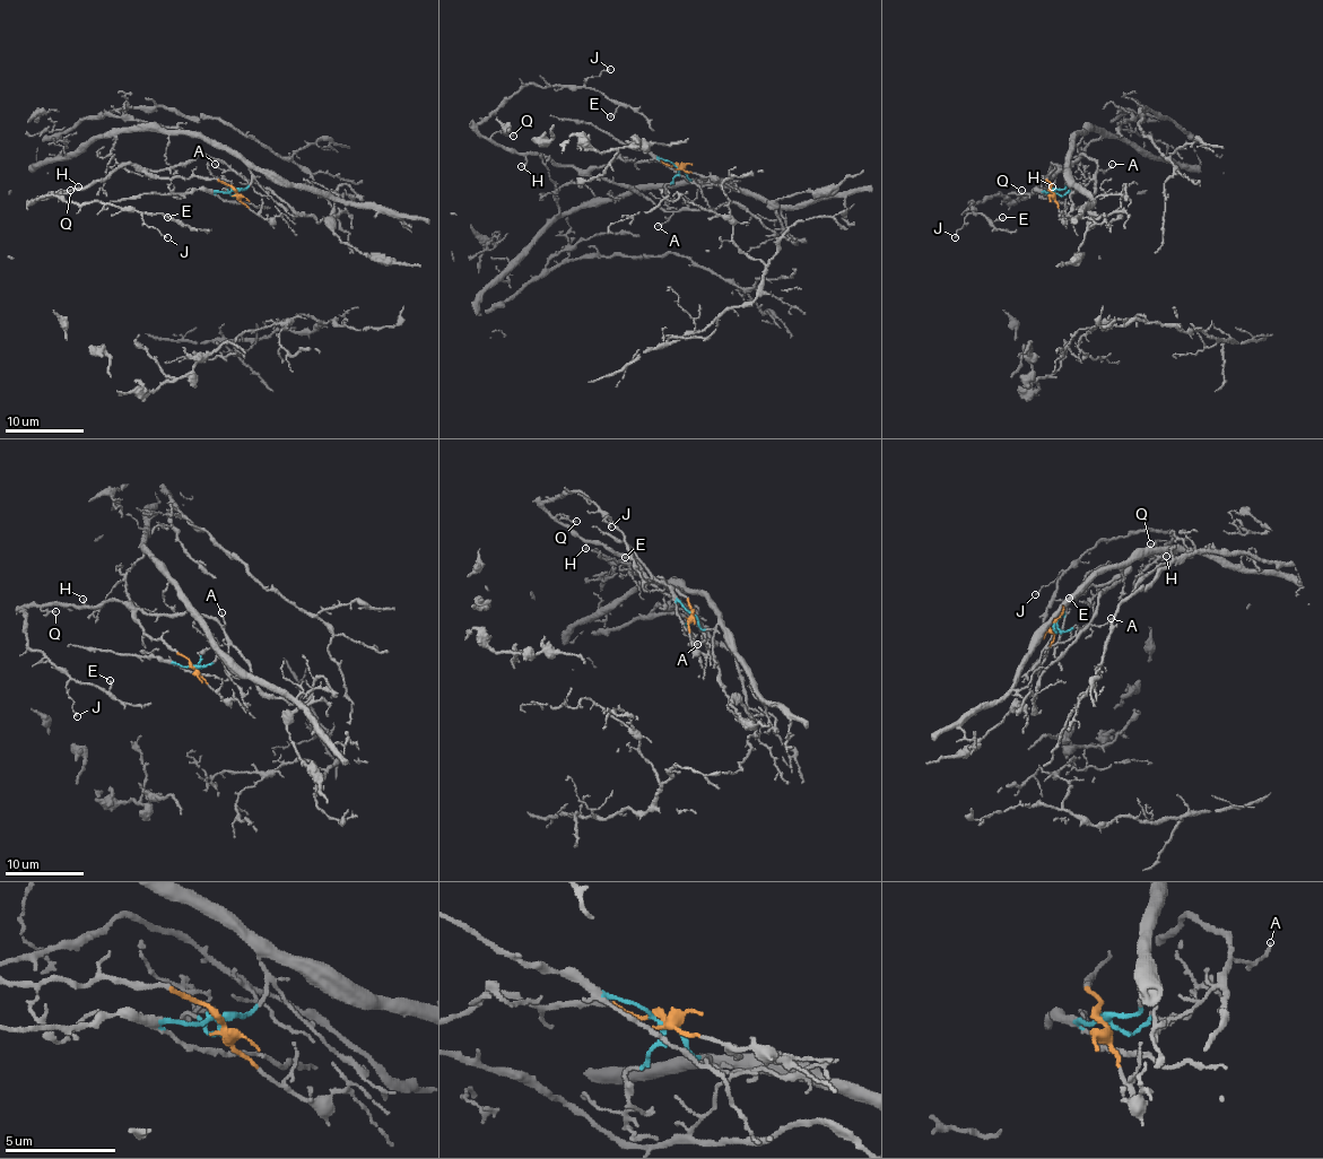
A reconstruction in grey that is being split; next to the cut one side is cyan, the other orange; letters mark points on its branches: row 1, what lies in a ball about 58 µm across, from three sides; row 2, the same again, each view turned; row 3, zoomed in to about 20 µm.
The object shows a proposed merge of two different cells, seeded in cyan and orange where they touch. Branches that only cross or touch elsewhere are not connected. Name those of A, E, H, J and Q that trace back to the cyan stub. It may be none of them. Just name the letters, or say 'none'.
none

